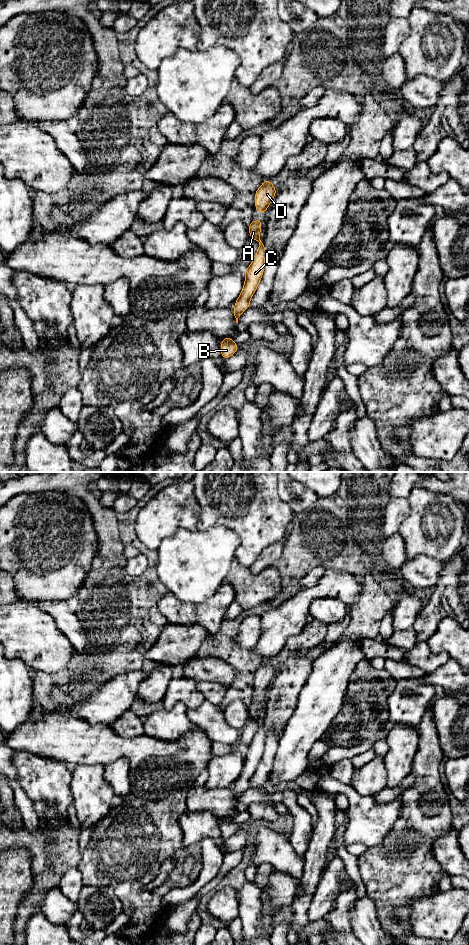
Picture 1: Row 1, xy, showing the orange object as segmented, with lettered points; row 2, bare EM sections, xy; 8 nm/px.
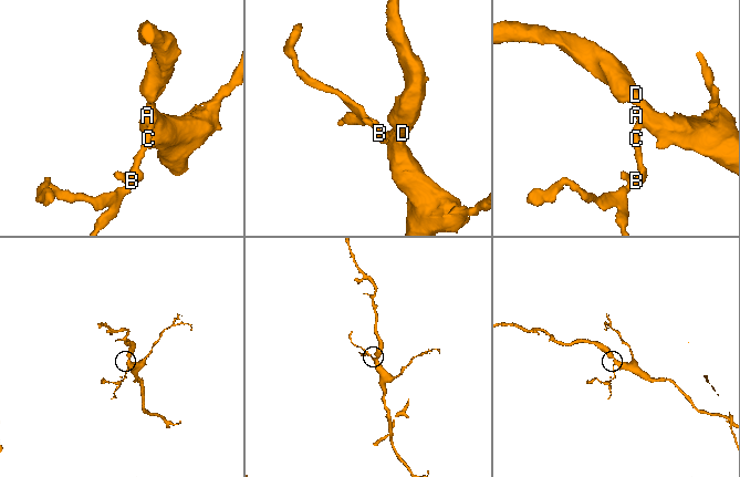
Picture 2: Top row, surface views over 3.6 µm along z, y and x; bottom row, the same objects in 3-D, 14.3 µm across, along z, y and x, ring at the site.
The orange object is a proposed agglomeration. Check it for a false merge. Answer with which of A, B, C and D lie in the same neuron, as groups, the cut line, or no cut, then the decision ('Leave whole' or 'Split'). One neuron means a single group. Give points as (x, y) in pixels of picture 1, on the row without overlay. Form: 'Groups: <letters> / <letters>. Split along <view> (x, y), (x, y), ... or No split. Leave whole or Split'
Groups: A B C D. No split. Leave whole

